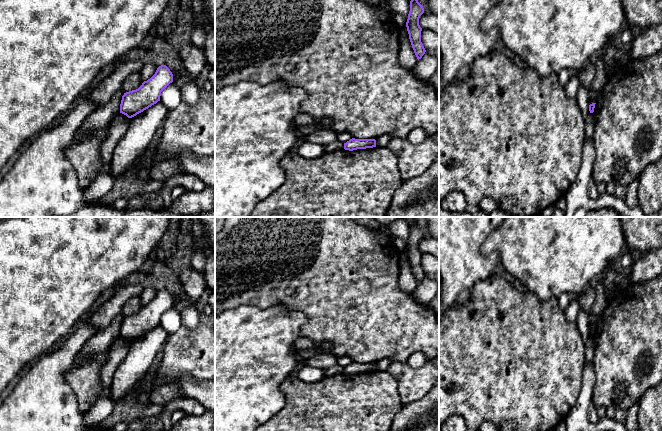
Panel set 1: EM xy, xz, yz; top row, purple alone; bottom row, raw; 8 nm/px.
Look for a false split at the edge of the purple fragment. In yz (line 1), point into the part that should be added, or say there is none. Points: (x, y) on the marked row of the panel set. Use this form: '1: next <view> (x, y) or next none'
1: next none

